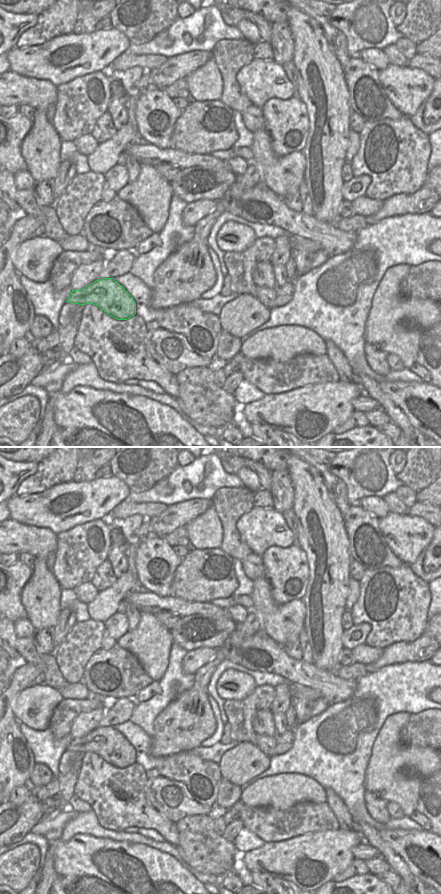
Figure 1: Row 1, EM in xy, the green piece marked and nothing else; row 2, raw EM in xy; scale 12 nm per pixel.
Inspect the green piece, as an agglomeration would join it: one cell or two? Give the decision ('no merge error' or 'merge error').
no merge error

